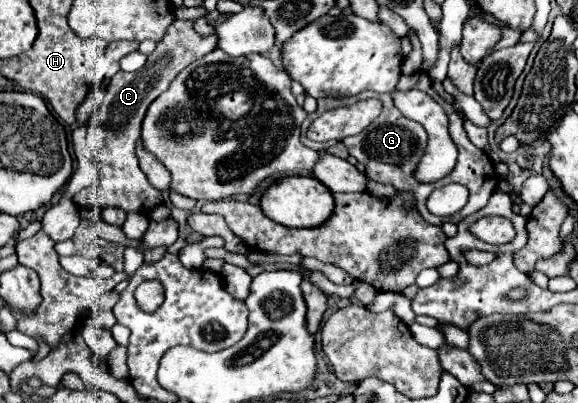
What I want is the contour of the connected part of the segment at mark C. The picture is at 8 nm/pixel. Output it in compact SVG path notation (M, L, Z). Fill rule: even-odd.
M175 20L169 26L163 40L153 50L153 54L149 54L143 68L139 68L133 74L119 70L111 78L111 82L107 86L107 94L105 94L99 110L93 114L89 130L87 130L87 132L109 132L111 134L109 140L103 140L101 146L97 146L97 150L95 150L95 162L101 172L101 178L99 178L97 186L83 188L81 192L77 192L73 196L73 202L79 208L93 208L93 206L109 208L109 206L113 206L113 208L121 208L125 212L135 212L135 200L137 200L139 208L143 212L149 212L155 206L163 204L163 194L149 184L147 176L139 168L135 144L139 140L143 116L145 116L149 104L155 100L155 96L165 92L169 88L171 80L175 80L175 76L183 68L187 68L191 62L203 58L205 54L209 54L211 50L217 48L219 40L213 34L209 34L209 36L197 34L193 24L195 24L195 20Z

